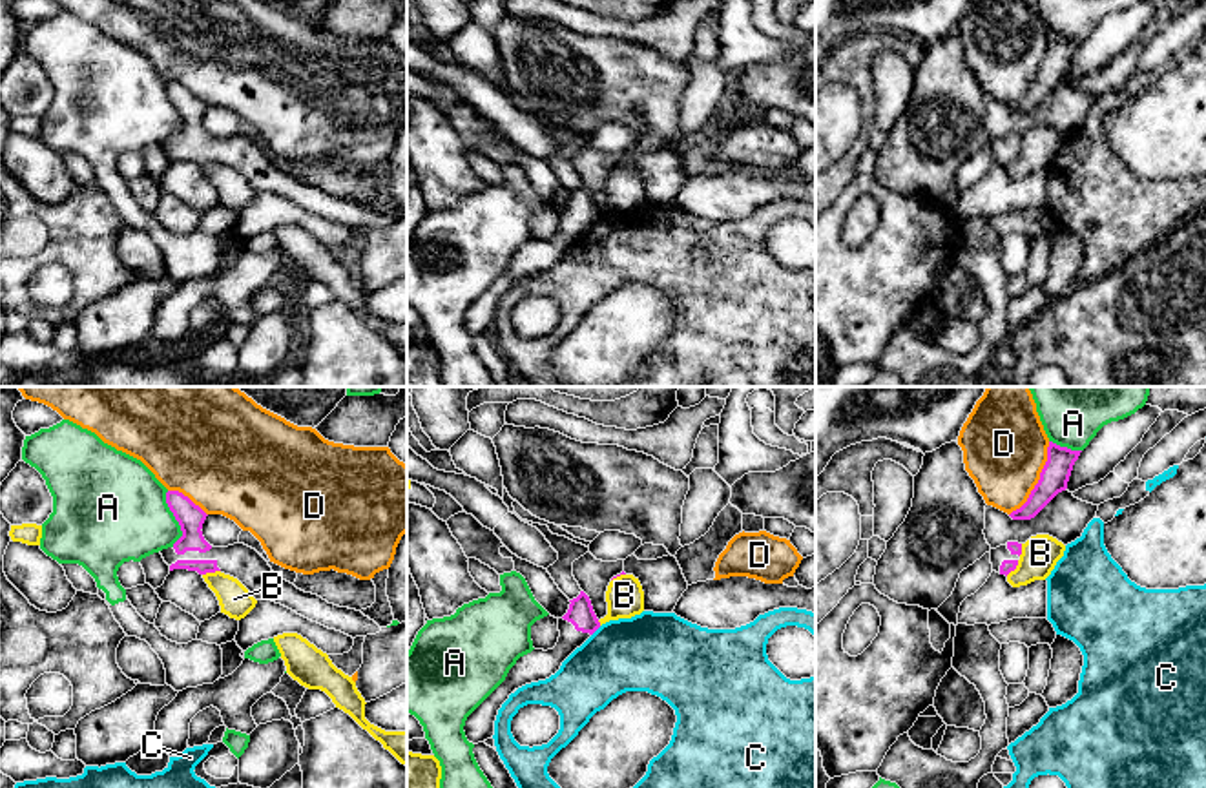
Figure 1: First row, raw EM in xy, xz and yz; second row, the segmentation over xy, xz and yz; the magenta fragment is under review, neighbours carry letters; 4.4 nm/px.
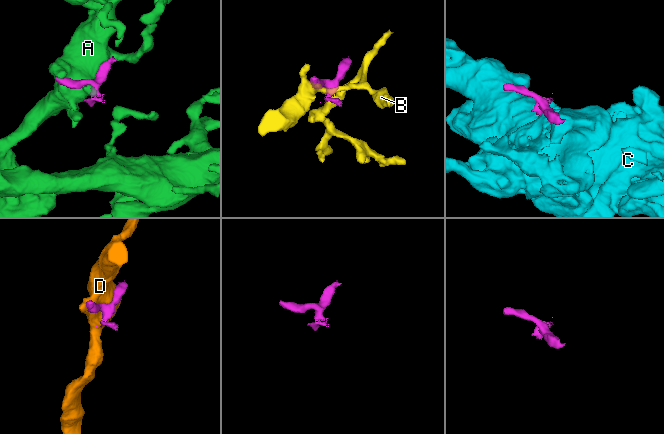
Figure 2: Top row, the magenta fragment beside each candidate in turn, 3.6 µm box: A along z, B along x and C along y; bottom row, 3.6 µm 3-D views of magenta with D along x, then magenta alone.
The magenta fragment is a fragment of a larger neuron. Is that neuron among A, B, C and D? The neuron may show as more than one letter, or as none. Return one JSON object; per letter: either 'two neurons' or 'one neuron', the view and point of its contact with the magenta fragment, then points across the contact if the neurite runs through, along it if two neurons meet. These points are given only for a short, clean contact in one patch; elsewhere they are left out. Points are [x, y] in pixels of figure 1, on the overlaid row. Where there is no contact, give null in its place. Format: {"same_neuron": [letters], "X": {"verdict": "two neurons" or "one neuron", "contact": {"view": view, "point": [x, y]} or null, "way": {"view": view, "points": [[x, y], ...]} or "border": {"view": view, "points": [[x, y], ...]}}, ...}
{"same_neuron": [], "A": {"verdict": "two neurons", "contact": {"view": "xy", "point": [176, 518]}}, "B": {"verdict": "two neurons", "contact": {"view": "xy", "point": [210, 571]}, "border": {"view": "xy", "points": [[219, 570], [203, 575]]}}, "C": {"verdict": "two neurons", "contact": {"view": "xz", "point": [595, 630]}}, "D": {"verdict": "two neurons", "contact": {"view": "yz", "point": [1039, 480]}}}

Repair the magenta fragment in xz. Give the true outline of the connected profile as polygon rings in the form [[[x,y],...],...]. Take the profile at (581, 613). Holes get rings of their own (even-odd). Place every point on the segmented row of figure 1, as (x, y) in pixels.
[[[580,595],[569,600],[567,613],[558,618],[558,642],[553,649],[533,649],[520,657],[509,669],[505,680],[467,717],[463,731],[469,742],[478,744],[494,735],[494,721],[509,695],[531,682],[555,675],[562,662],[580,648],[598,627],[589,596]]]

